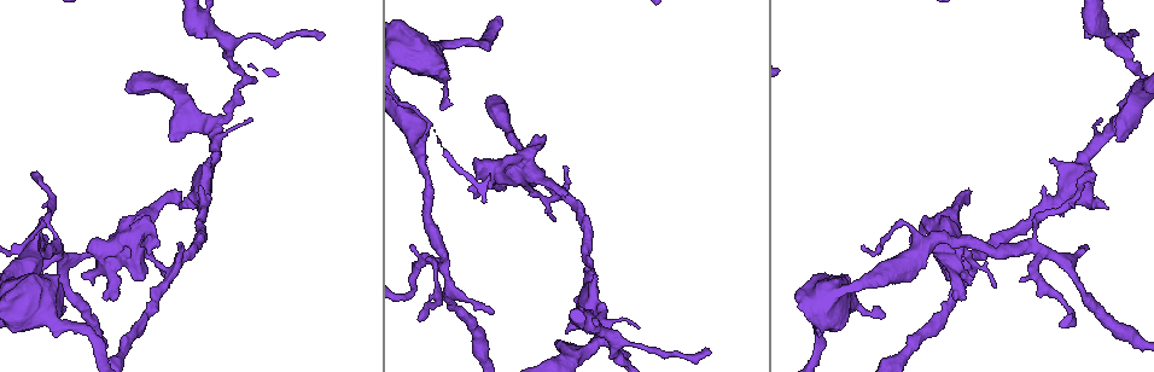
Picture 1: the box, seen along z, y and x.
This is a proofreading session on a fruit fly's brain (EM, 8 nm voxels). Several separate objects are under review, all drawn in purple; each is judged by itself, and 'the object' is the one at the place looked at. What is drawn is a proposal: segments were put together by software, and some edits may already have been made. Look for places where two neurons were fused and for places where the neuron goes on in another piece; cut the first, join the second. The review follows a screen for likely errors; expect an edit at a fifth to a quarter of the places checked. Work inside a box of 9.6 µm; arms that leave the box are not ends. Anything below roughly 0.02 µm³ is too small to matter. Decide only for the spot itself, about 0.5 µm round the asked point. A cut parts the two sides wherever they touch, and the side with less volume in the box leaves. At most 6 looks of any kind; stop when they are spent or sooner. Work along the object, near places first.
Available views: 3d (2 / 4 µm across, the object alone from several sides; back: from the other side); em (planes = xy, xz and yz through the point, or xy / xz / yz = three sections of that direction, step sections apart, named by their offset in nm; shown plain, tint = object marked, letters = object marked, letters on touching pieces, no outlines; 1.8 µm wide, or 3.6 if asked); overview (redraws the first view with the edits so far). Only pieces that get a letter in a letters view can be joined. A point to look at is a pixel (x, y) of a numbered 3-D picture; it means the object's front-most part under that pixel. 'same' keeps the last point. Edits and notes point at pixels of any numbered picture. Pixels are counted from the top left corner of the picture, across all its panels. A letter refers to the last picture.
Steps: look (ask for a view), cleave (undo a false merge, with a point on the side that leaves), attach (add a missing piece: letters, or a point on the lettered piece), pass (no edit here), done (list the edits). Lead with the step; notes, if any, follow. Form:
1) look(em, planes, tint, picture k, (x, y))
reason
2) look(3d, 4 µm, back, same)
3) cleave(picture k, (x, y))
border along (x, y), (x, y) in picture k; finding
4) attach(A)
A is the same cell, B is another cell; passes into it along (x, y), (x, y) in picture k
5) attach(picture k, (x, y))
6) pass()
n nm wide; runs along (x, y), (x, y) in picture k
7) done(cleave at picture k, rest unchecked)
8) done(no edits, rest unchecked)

look(em, yz, step 4, tint, picture 1, (407, 296))
abrupt turn

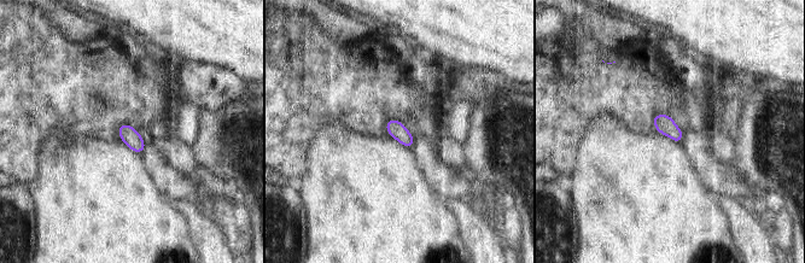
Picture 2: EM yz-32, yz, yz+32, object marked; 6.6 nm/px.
look(em, planes, tint, same)

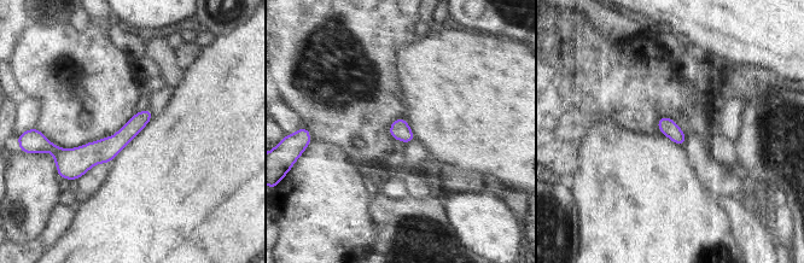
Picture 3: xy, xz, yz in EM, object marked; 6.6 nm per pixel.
look(em, planes, letters, same)
see the neighbours

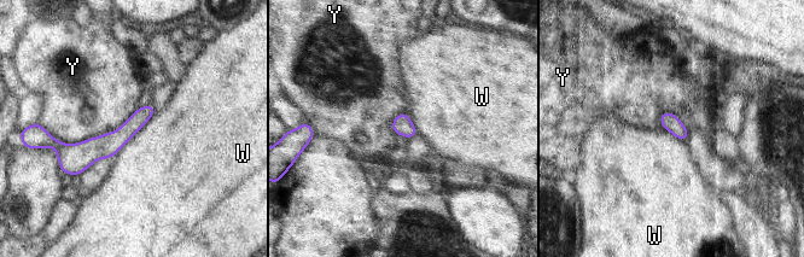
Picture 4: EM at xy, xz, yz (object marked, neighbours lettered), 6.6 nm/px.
pass()
120 nm wide; W and Y are other cells; runs along (151, 110), (105, 146), (65, 151) in picture 4; all the same neuron

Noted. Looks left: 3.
look(em, xz, step 16, letters, picture 1, (1095, 176))
long arm stops here

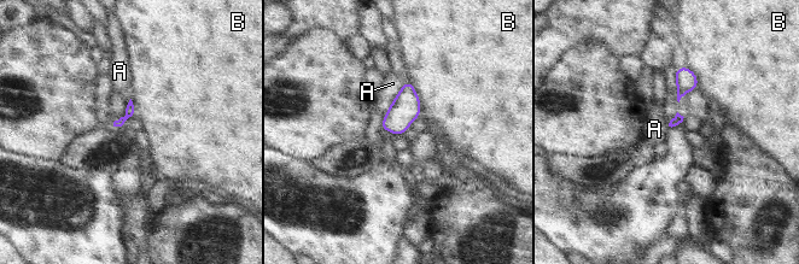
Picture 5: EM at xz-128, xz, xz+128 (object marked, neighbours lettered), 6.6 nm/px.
pass()
A touches over 280 nm; A and B are other cells; border along (406, 81), (384, 116) in picture 5; none of them fits

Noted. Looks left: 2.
look(em, planes, letters, picture 1, (199, 187))
an open end

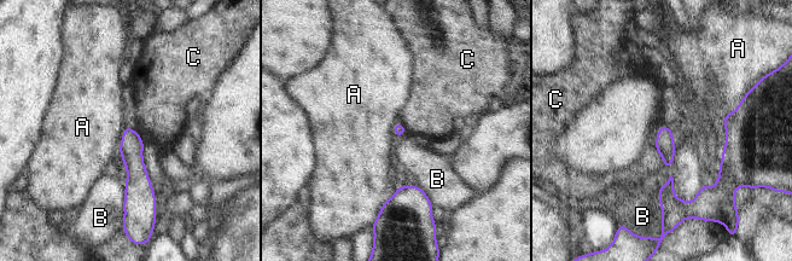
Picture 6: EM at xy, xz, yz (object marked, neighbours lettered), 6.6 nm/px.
pass()
A, B and C are other cells; no lettered piece goes on from it

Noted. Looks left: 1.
done(no edits, rest unchecked)

